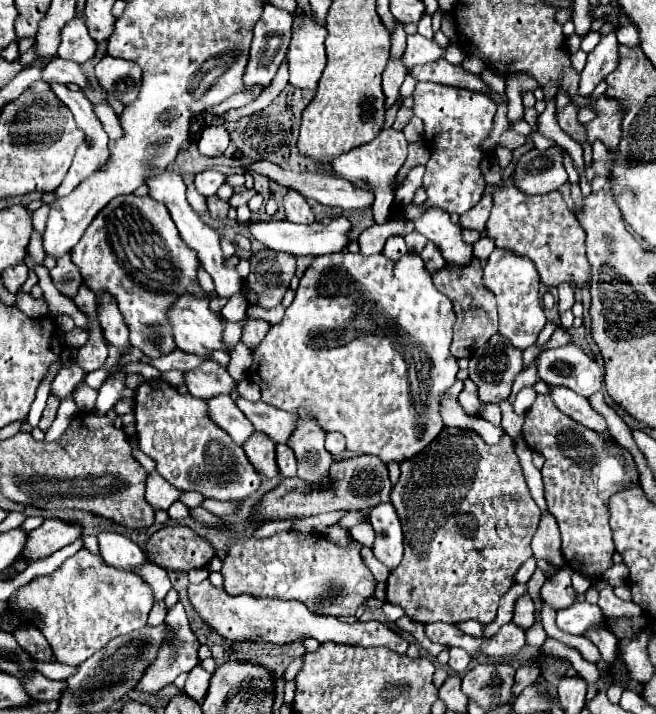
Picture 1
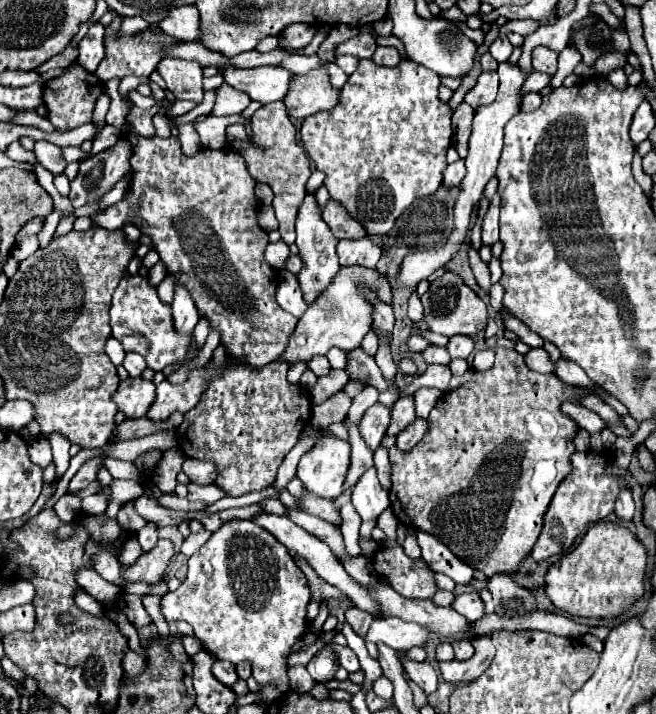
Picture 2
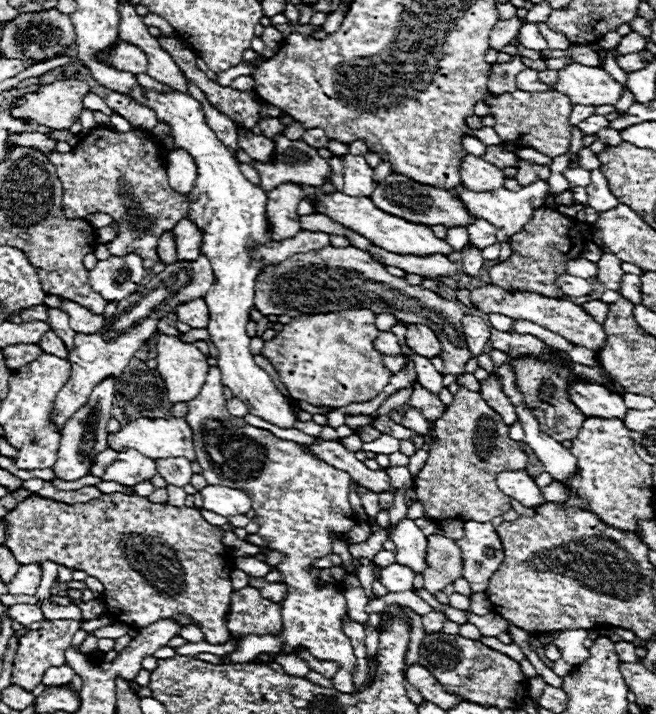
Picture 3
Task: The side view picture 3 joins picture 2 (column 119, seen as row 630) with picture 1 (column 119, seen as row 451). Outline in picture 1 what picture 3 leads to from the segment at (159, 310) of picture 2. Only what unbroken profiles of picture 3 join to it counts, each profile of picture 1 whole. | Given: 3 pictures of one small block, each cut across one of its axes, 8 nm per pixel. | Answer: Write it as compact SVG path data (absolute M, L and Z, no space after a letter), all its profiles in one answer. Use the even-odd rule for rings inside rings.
M124 194L104 206L72 250L72 262L96 294L110 292L116 298L130 328L132 346L150 358L160 358L176 348L166 322L170 304L184 292L206 296L206 292L194 284L198 268L196 252L180 240L166 206L160 206L160 202L148 196Z

